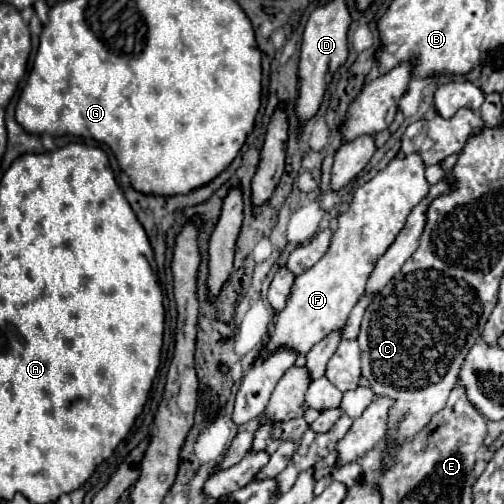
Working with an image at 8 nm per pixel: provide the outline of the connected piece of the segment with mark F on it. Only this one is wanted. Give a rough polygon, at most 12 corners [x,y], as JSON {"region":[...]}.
{"region":[[417,153],[361,185],[261,357],[343,327],[427,195]]}

